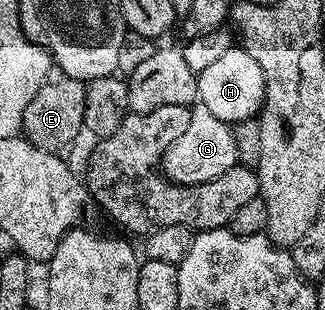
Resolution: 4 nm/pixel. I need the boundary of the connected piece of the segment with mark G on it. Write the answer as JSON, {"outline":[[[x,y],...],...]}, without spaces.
{"outline":[[[198,103],[191,108],[188,127],[180,139],[176,139],[176,143],[172,143],[172,147],[168,147],[160,158],[160,172],[167,181],[175,181],[178,185],[199,185],[224,175],[224,171],[237,164],[239,160],[233,128],[227,122],[216,119],[208,107]]]}

